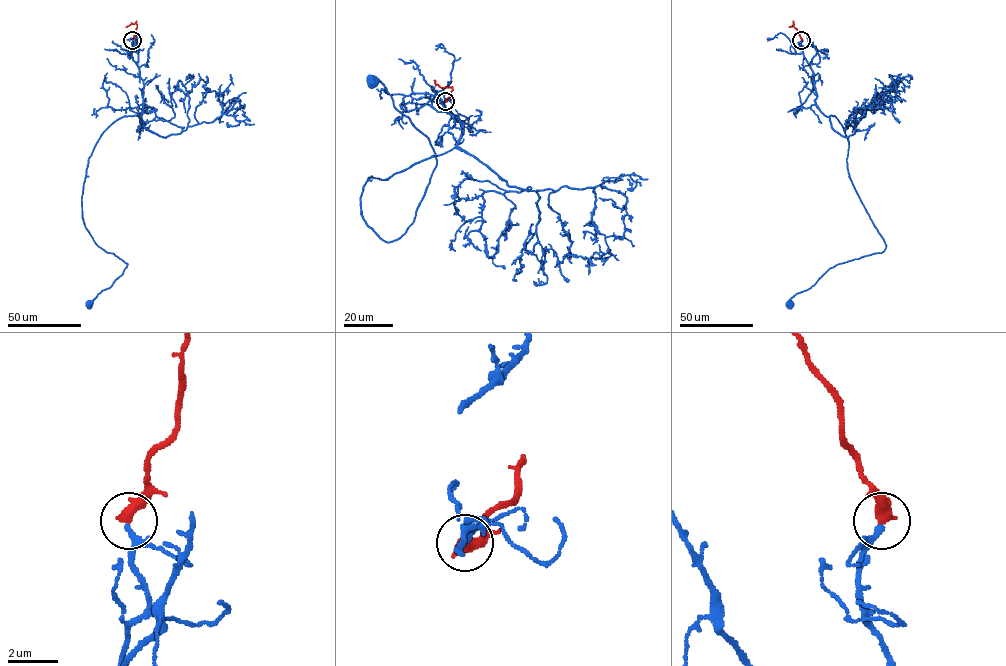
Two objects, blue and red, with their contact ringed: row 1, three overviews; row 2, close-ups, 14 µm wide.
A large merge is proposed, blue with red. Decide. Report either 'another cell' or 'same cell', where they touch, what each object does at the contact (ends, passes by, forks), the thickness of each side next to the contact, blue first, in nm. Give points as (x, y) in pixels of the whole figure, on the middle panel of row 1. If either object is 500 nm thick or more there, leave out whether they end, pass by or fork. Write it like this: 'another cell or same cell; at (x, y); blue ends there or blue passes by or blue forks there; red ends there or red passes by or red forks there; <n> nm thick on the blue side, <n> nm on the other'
same cell; at (445, 101); 160 nm thick on the blue side, 500 nm on the other

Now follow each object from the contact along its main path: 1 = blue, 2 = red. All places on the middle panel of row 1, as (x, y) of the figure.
1: (445, 101), (463, 121), (457, 144), (363, 186), (363, 219), (387, 242), (413, 221), (436, 157), (371, 79)
2: (445, 101), (452, 87), (441, 88), (434, 80)

